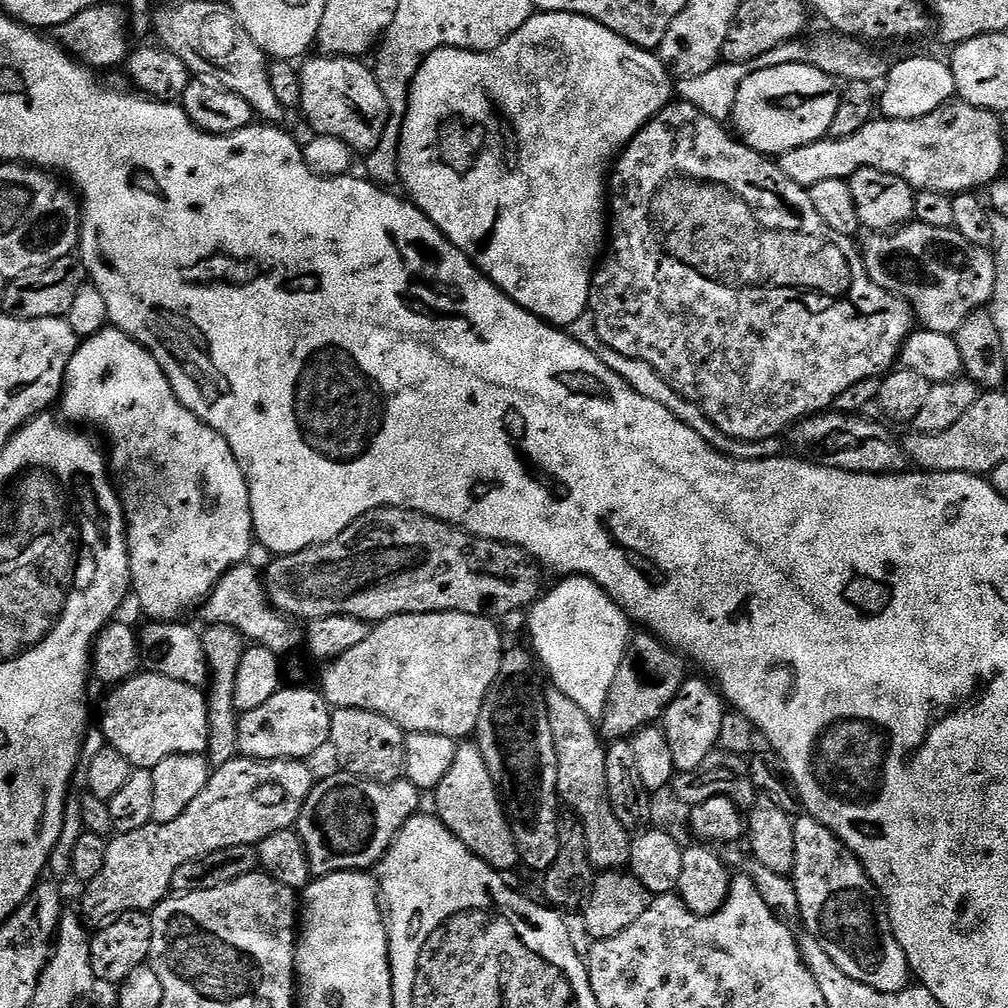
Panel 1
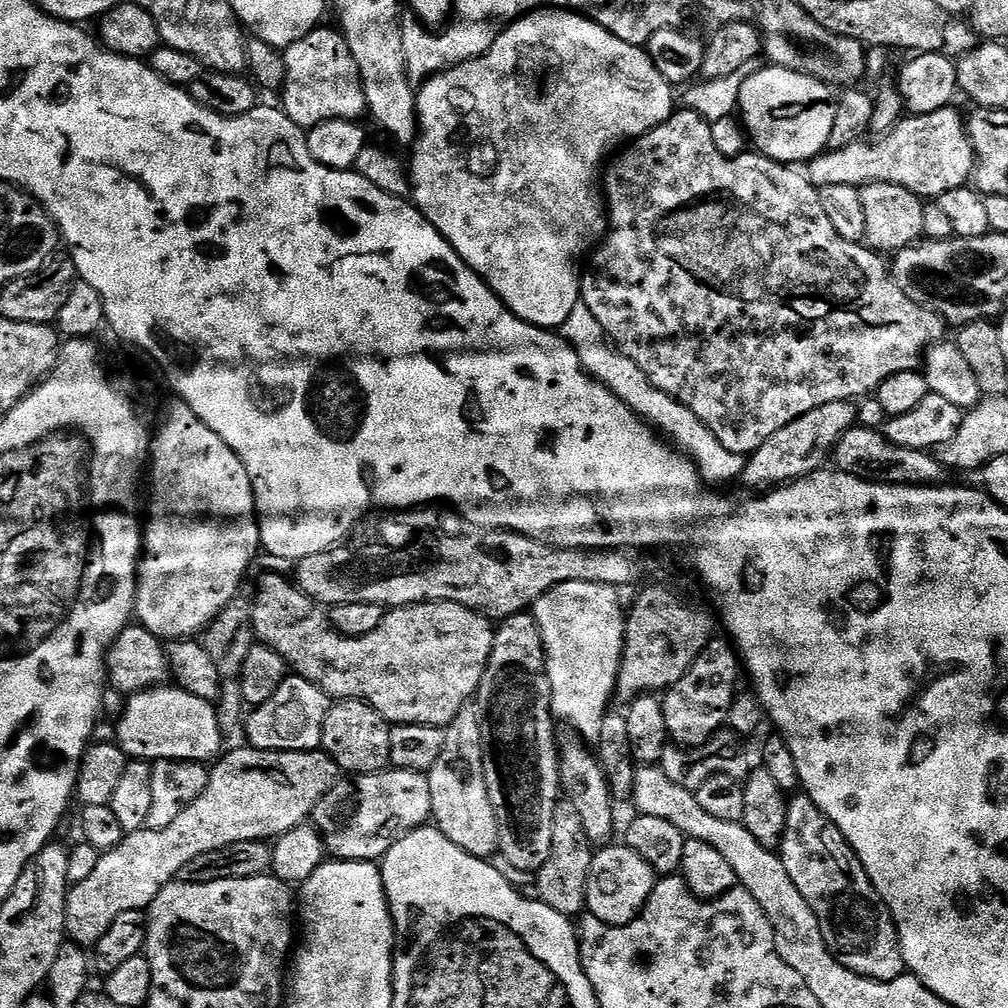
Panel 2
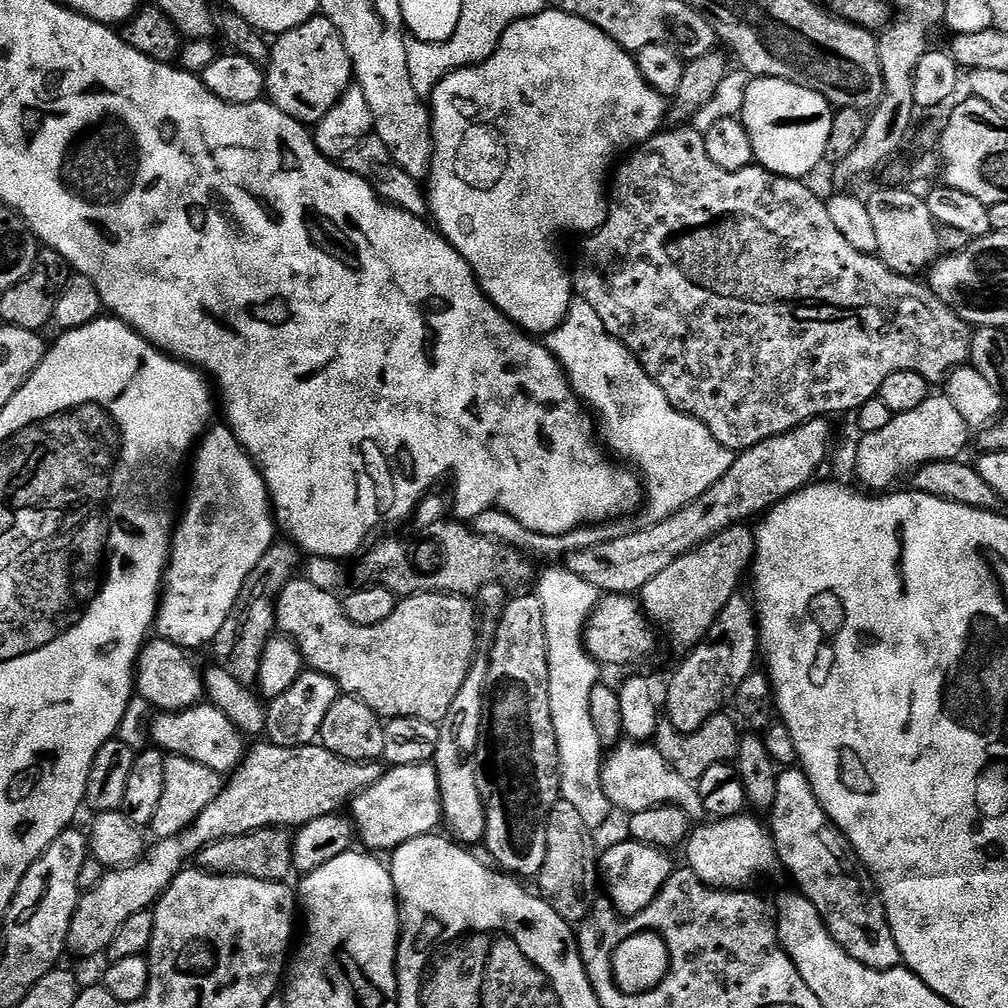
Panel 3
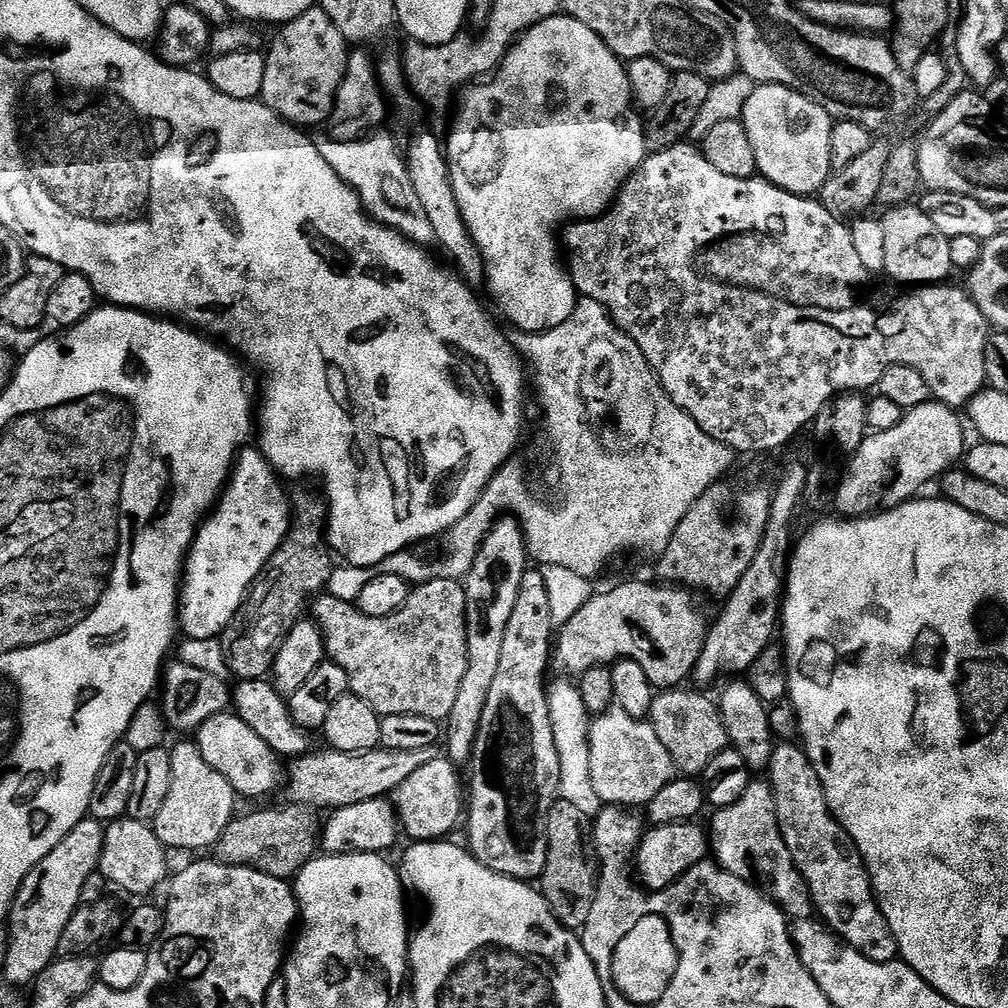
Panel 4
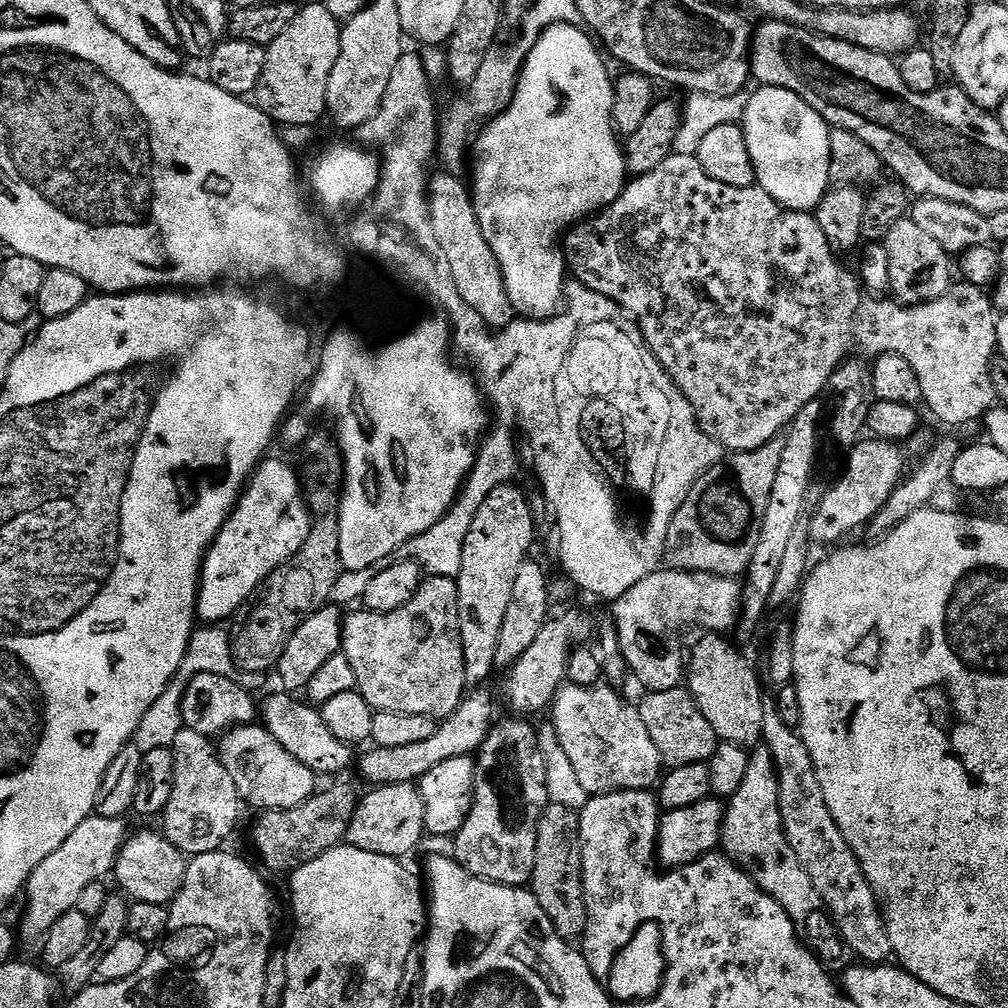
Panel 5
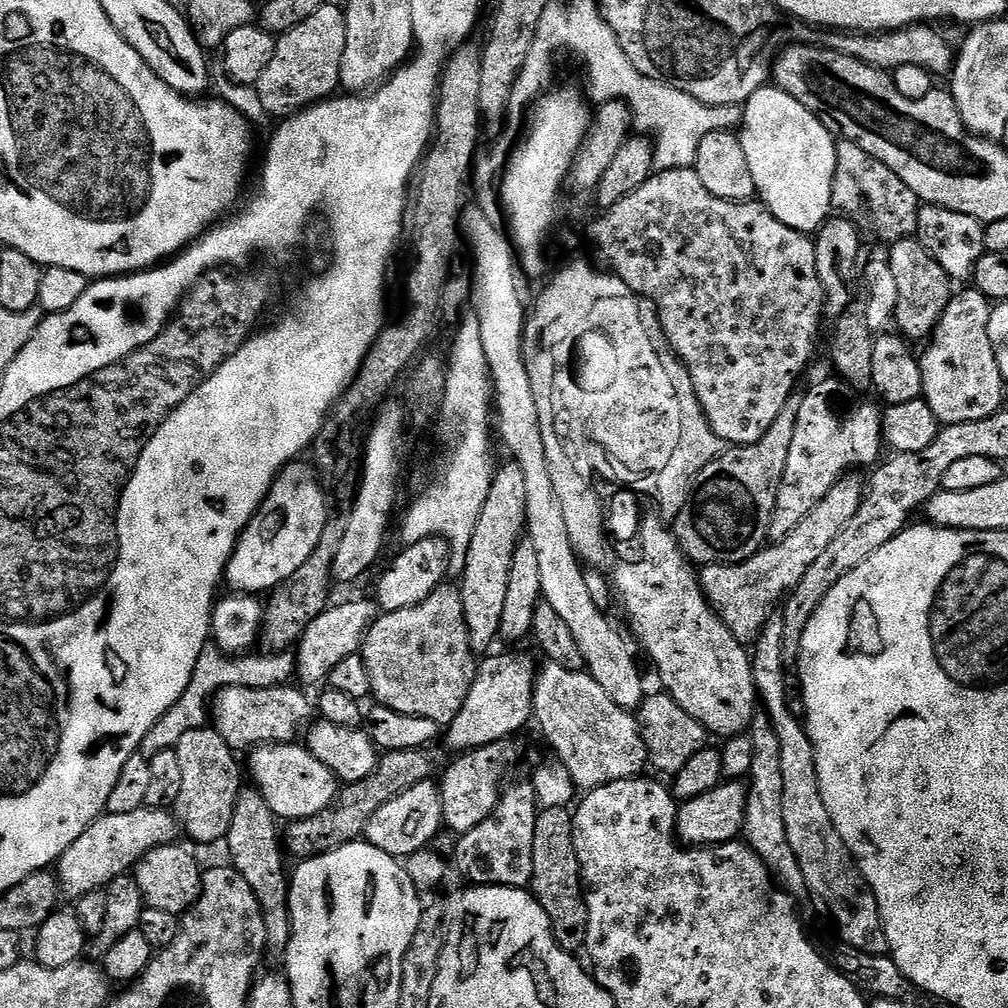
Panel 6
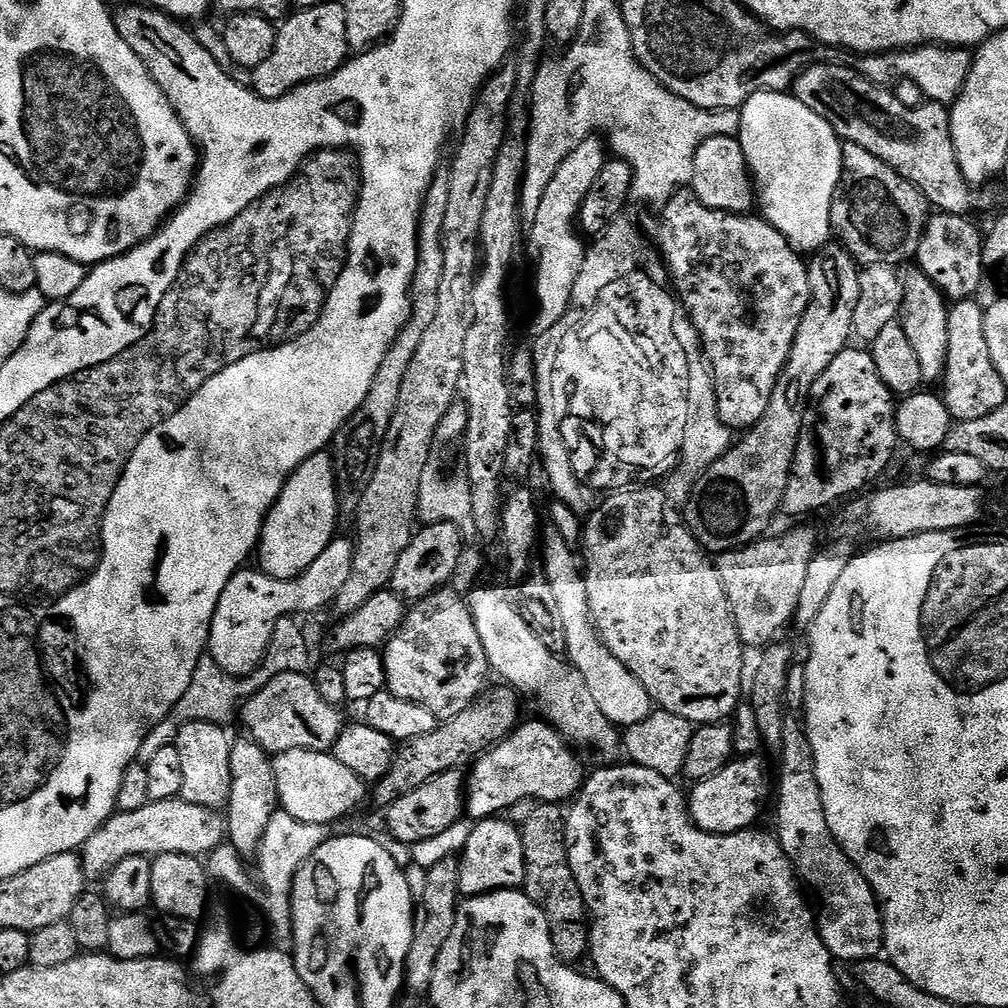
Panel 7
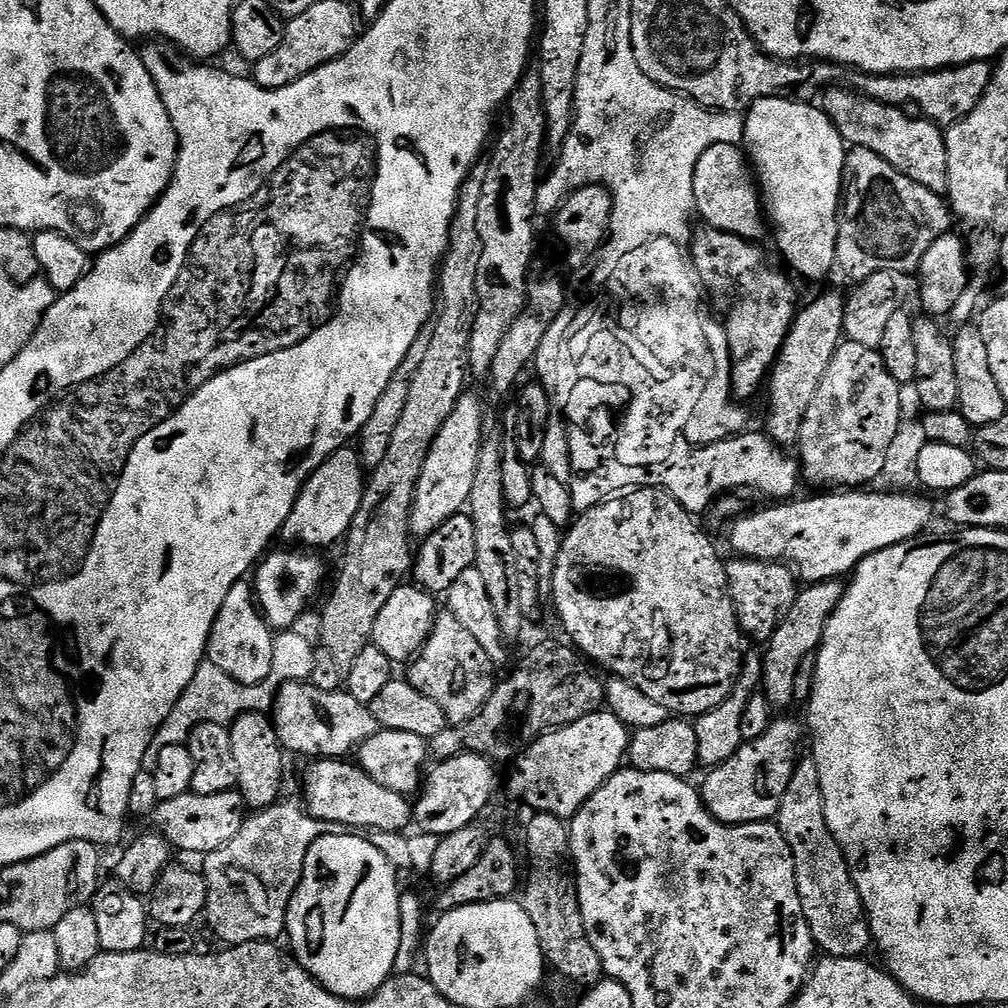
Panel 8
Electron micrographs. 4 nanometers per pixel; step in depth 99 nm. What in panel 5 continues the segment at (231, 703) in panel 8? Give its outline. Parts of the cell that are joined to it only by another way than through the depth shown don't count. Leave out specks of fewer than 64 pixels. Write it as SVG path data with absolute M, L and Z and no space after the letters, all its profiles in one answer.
M200 626L193 631L186 650L186 658L182 658L182 666L178 670L178 674L174 674L174 678L166 686L166 690L162 690L162 698L158 698L158 702L154 702L154 706L150 706L150 710L146 710L146 714L142 714L142 722L138 722L134 743L140 752L172 747L174 738L178 738L178 734L185 728L182 718L182 698L186 694L186 686L190 686L190 682L198 674L225 676L231 680L237 680L249 692L259 693L259 688L266 680L265 673L242 670L234 662L232 637L229 629L228 631L226 629L227 627L224 626Z

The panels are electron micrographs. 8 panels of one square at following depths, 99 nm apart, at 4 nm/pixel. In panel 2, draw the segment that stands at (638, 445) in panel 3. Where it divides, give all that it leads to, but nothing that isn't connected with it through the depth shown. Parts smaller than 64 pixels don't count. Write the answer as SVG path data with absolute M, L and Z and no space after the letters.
M582 302L576 304L574 310L570 310L570 318L566 318L562 335L578 354L584 370L607 386L618 398L622 398L622 402L626 402L630 410L643 416L657 433L663 434L684 455L689 456L709 485L720 486L716 484L724 484L727 480L739 481L740 475L744 473L745 454L734 454L734 450L726 450L726 446L722 446L722 442L714 438L712 431L705 428L698 414L691 412L675 396L666 394L661 388L654 386L650 378L642 374L640 367L630 362L630 358L623 356L619 348L609 343L602 326L598 326L598 318L594 318L594 314L590 314L590 310Z

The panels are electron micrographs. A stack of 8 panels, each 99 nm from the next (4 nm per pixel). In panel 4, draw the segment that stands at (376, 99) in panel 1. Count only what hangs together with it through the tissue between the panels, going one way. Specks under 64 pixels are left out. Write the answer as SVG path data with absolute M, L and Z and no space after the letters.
M314 6L283 25L266 48L266 78L260 95L281 120L312 130L315 124L327 125L332 119L334 102L346 74L350 45L342 30L334 26L330 14Z

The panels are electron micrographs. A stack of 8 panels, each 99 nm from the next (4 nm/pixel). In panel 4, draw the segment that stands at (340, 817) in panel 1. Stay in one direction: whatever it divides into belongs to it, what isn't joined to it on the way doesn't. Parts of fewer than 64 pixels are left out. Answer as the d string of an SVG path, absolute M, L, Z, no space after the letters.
M437 758L434 762L426 762L422 770L414 770L414 774L398 786L394 793L394 807L403 835L409 836L409 841L443 840L458 828L466 808L466 792L460 789L456 772L457 765L451 760Z

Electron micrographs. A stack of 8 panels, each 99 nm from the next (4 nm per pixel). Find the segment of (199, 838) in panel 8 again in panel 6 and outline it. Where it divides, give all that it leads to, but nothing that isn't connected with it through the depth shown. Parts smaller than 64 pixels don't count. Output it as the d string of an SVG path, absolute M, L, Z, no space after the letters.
M145 806L134 810L130 814L105 814L100 816L80 835L78 842L74 842L60 855L58 883L61 893L65 897L69 896L69 901L75 902L80 899L82 894L90 894L90 890L107 889L108 883L116 876L131 873L148 851L154 850L155 847L177 843L181 832L182 828L177 817L166 808L149 808Z

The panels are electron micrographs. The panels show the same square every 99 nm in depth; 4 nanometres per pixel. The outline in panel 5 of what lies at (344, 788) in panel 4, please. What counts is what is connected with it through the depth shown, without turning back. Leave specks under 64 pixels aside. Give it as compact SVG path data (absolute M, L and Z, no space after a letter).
M476 690L465 695L464 701L458 706L454 714L450 714L445 720L437 723L434 734L422 742L411 744L411 746L386 746L378 748L369 747L364 757L359 757L358 768L364 775L364 780L368 786L383 786L386 784L416 784L434 766L439 766L441 762L450 762L450 758L462 758L479 753L480 748L486 742L490 734L492 725L498 719L496 704L492 701L492 696L488 690Z

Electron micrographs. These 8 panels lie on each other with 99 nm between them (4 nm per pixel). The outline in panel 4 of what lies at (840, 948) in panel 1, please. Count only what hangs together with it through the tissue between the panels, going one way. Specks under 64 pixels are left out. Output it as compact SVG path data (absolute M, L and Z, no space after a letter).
M796 742L777 743L773 747L772 757L766 769L766 779L772 785L778 826L782 830L786 850L790 850L790 858L794 858L802 878L806 878L806 886L812 895L815 911L825 920L821 921L848 947L870 958L870 962L888 964L891 960L897 959L896 939L878 906L876 896L872 893L872 879L868 877L864 859L852 844L852 839L848 837L844 827L832 817L832 811L826 802L826 794L822 790L822 782L818 778L818 770L814 770L803 747Z

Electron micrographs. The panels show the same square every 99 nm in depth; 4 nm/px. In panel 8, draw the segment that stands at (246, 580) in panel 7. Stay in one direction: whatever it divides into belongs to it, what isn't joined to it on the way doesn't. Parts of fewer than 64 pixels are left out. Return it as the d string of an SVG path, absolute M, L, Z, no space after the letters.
M241 582L230 586L226 602L222 602L222 610L218 610L214 618L214 626L208 635L206 658L214 662L222 674L230 674L230 678L239 684L260 684L272 672L273 639L273 629L269 628L257 605L253 585Z

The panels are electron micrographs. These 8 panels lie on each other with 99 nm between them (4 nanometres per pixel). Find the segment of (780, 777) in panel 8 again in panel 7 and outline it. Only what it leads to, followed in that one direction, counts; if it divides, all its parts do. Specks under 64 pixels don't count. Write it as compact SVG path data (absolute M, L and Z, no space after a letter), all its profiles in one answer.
M763 755L742 756L733 758L731 762L714 778L697 780L691 785L692 792L687 793L688 813L702 830L710 834L734 834L751 829L752 824L760 816L764 803L769 803L770 793L774 788L774 780L768 777L768 764Z

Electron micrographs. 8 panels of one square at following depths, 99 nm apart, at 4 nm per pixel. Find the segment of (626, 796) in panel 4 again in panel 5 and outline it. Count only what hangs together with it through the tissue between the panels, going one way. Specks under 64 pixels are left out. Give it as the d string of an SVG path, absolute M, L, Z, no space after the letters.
M565 683L550 705L552 724L556 727L554 739L561 743L575 773L578 774L579 783L588 792L589 797L618 790L652 790L662 779L662 761L658 746L654 746L654 741L650 738L646 722L642 722L640 709L635 703L627 704L620 695L619 691L608 686L587 688Z

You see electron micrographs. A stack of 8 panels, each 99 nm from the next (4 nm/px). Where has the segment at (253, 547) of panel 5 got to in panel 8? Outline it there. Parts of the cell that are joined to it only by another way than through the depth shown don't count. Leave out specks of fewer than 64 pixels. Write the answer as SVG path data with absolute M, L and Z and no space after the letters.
M345 446L330 454L330 458L326 458L326 462L322 462L322 466L318 466L300 488L284 523L283 539L297 540L300 543L297 545L312 550L320 550L316 548L324 548L335 540L343 541L348 535L348 527L354 522L354 514L358 514L365 483L366 469L355 447Z

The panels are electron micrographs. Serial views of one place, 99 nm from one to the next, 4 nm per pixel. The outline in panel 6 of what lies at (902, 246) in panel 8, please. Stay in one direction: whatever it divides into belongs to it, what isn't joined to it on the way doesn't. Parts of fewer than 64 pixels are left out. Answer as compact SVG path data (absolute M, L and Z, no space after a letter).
M840 138L836 140L832 207L841 217L851 220L865 237L895 242L915 233L922 204L916 199L914 190L910 190L890 166L866 154L862 146Z

